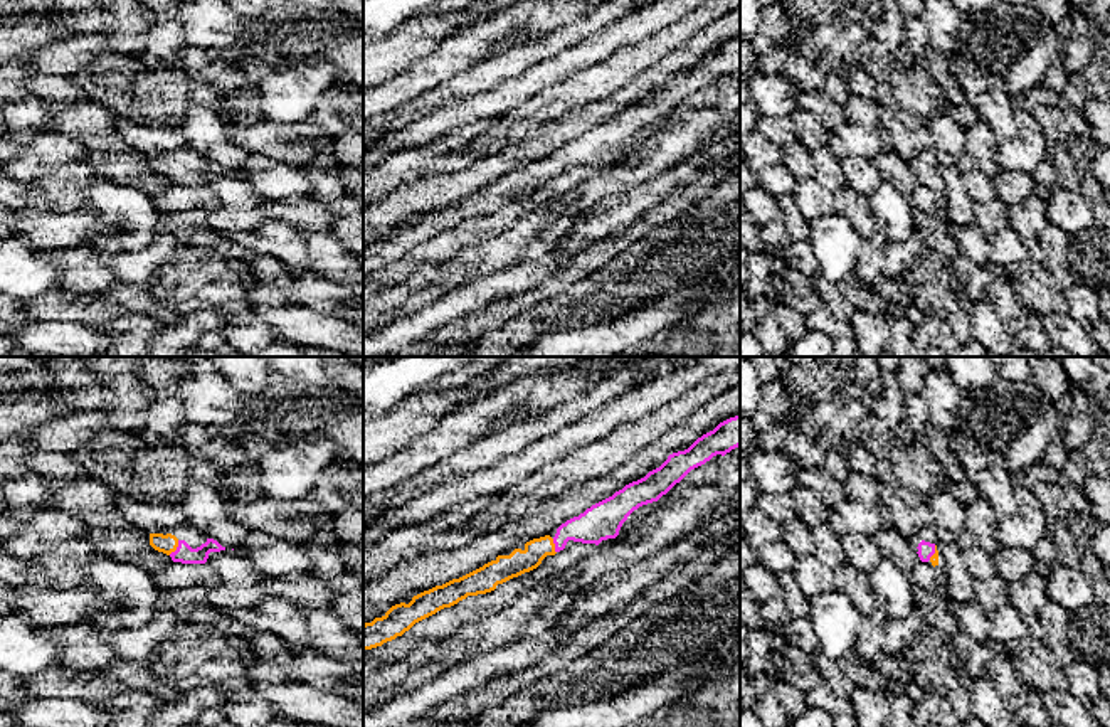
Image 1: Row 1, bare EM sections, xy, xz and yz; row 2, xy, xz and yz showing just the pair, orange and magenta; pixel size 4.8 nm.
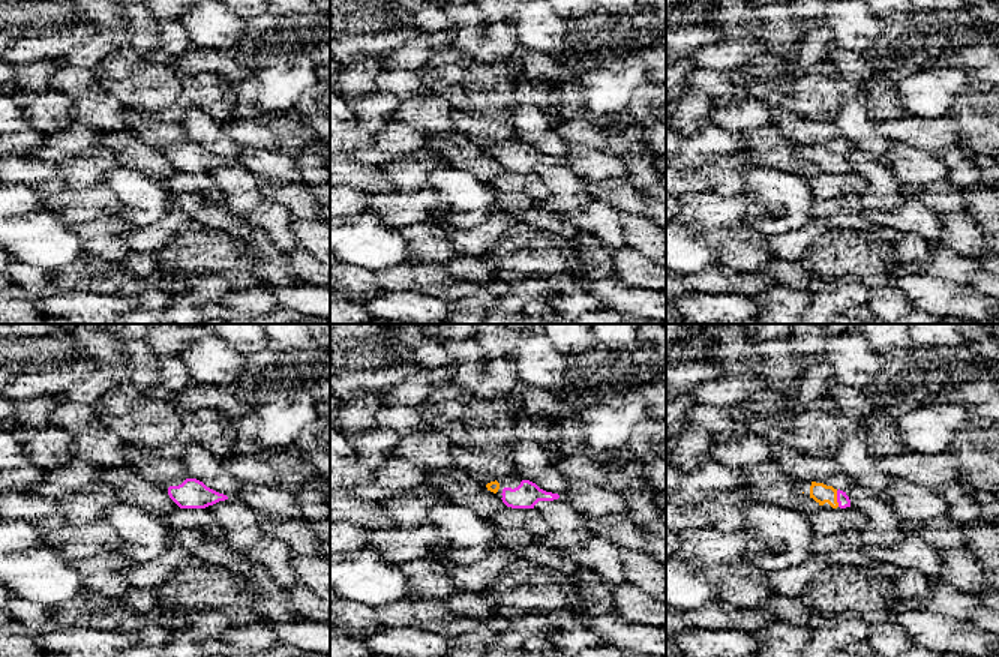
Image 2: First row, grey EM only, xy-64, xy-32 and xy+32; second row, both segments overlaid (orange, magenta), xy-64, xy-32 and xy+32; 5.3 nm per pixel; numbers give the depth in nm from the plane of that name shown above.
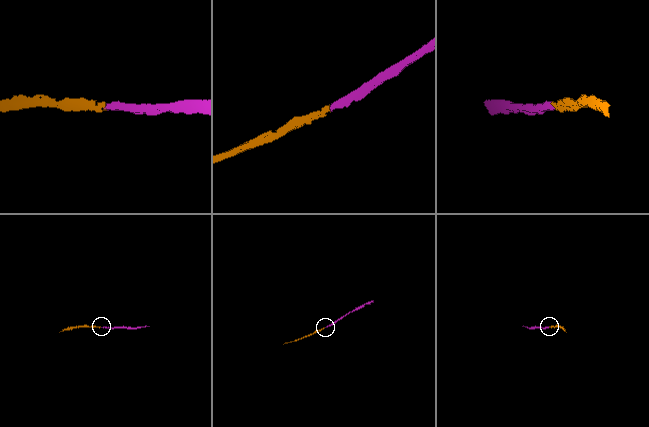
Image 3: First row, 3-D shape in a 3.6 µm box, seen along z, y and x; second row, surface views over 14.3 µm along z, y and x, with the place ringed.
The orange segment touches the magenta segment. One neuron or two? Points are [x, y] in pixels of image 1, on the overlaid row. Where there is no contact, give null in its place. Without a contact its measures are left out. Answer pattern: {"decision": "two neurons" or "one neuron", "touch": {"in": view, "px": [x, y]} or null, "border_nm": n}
{"decision": "one neuron", "touch": {"in": "xy", "px": [175, 549]}, "border_nm": 90}

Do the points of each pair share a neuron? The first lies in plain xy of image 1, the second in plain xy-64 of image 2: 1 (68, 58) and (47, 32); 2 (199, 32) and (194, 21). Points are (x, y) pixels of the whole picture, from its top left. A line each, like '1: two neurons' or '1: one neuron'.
1: two neurons
2: one neuron

